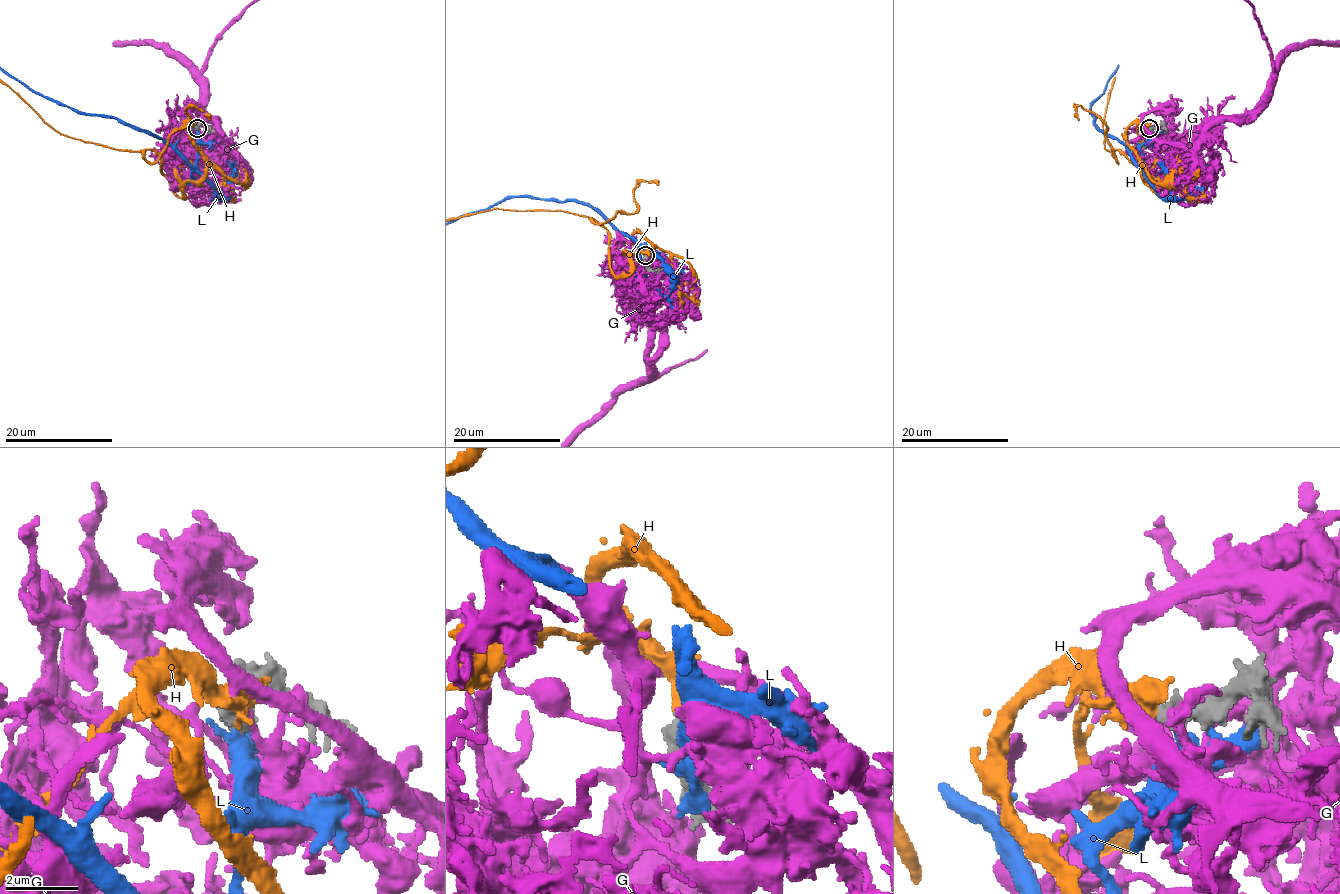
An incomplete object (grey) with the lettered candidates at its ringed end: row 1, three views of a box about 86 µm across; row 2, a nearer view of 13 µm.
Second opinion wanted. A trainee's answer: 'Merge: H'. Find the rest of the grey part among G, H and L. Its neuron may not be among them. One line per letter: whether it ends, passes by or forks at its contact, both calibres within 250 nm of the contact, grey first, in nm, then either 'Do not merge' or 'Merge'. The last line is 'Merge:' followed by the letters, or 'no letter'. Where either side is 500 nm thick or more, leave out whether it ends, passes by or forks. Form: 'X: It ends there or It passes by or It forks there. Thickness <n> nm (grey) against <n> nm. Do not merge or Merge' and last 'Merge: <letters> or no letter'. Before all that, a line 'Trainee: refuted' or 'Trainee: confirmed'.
Trainee: confirmed
G: Thickness 500 nm (grey) against 200 nm. Do not merge
H: It passes by. Thickness 460 nm (grey) against 380 nm. Merge
L: Thickness 550 nm (grey) against 440 nm. Do not merge
Merge: H

